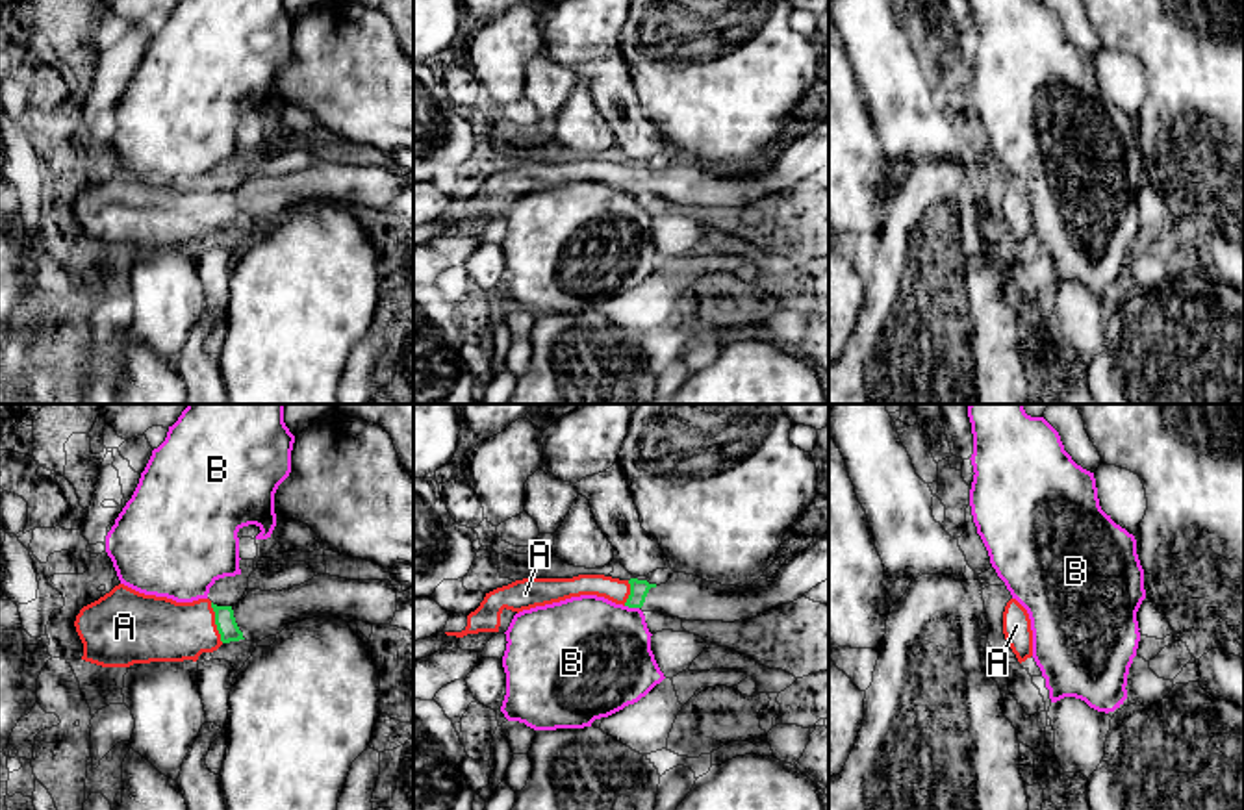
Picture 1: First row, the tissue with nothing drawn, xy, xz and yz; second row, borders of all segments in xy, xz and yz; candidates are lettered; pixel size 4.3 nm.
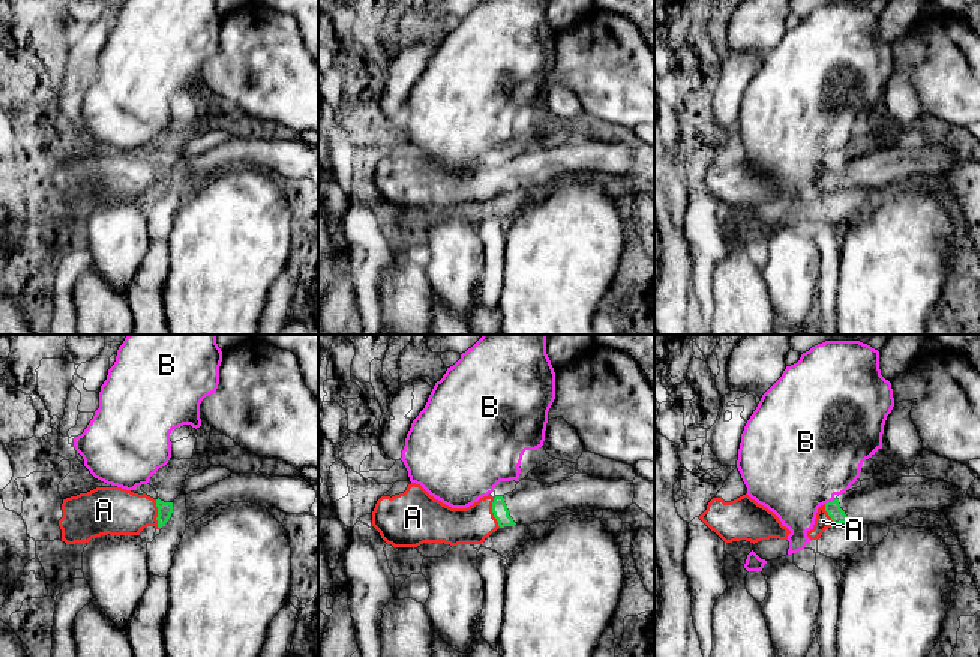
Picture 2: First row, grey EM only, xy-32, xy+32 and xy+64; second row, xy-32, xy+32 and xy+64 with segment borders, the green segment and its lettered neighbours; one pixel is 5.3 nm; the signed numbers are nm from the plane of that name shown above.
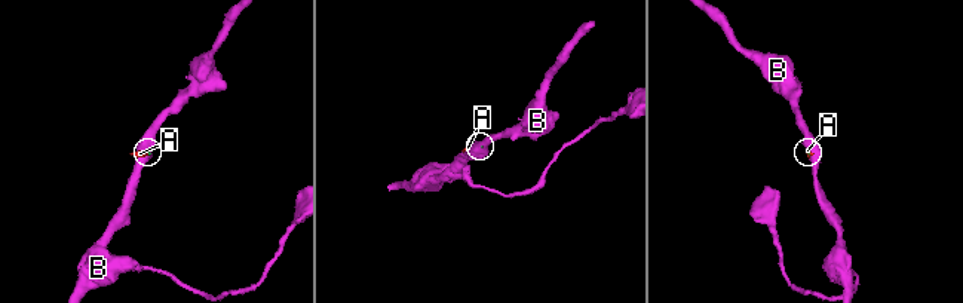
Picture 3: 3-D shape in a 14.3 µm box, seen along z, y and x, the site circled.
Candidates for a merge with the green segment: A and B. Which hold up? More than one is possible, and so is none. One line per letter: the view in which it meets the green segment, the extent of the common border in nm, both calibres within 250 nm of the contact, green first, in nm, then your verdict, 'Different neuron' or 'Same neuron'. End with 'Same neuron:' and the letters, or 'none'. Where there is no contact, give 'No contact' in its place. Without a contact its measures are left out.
A: Touches green in xy. Shared border 190 nm. Thickness 90 nm (green) against 280 nm. Same neuron
B: Touches green in xz. Shared border 70 nm. Thickness 80 nm (green) against 460 nm. Different neuron
Same neuron: A

